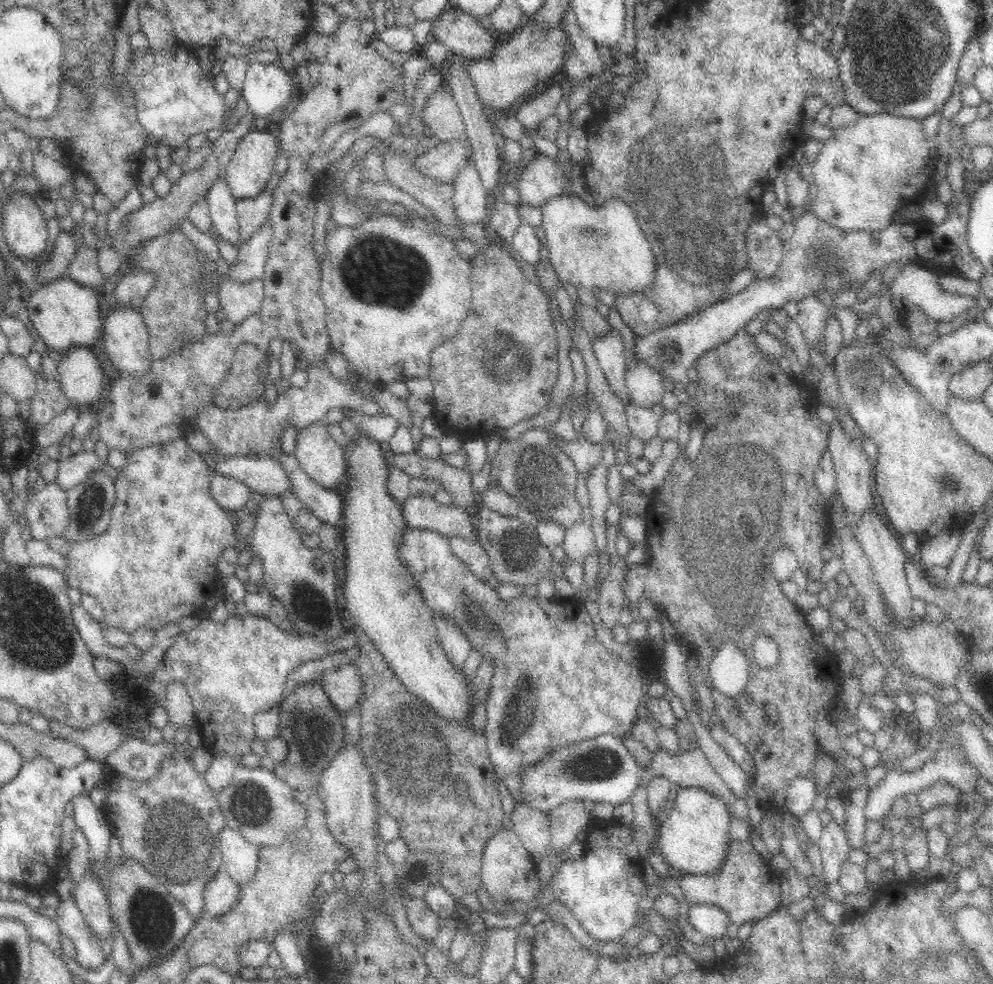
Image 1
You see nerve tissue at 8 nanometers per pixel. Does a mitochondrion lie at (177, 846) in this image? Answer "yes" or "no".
yes

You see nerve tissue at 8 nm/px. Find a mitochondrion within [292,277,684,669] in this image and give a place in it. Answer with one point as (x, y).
(540, 477)

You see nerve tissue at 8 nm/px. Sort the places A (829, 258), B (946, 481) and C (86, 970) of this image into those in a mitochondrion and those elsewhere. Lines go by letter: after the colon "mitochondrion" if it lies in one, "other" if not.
A: mitochondrion
B: mitochondrion
C: other

